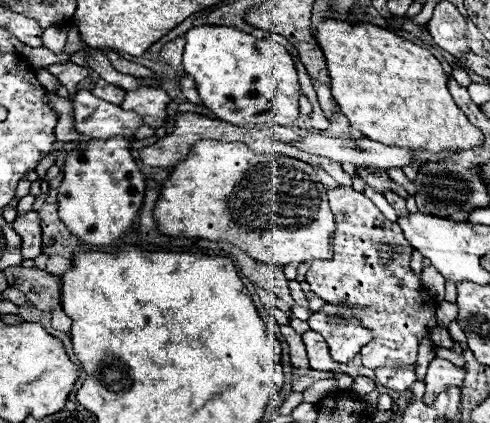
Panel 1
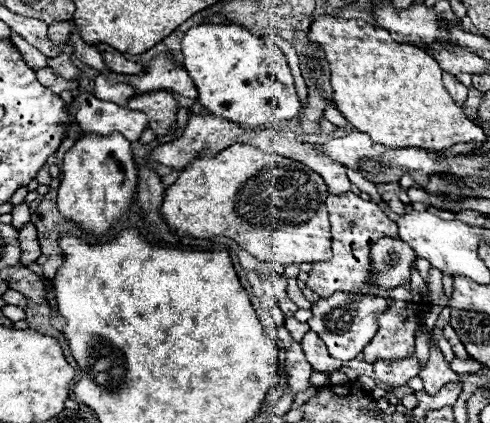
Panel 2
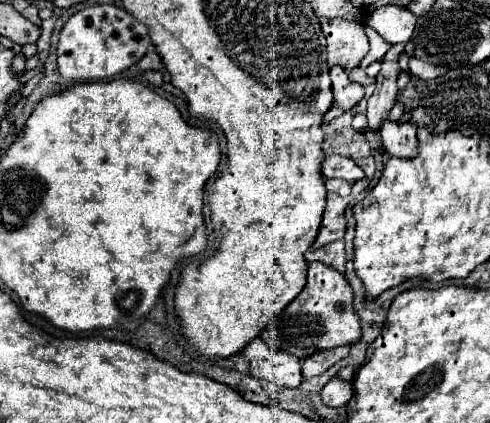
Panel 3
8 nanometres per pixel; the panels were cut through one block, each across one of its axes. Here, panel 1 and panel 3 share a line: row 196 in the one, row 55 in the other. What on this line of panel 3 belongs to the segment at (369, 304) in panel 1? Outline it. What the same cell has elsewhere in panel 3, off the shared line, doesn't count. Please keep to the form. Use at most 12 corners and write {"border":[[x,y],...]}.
{"border":[[320,18],[328,64],[352,72],[370,44],[362,22]]}

